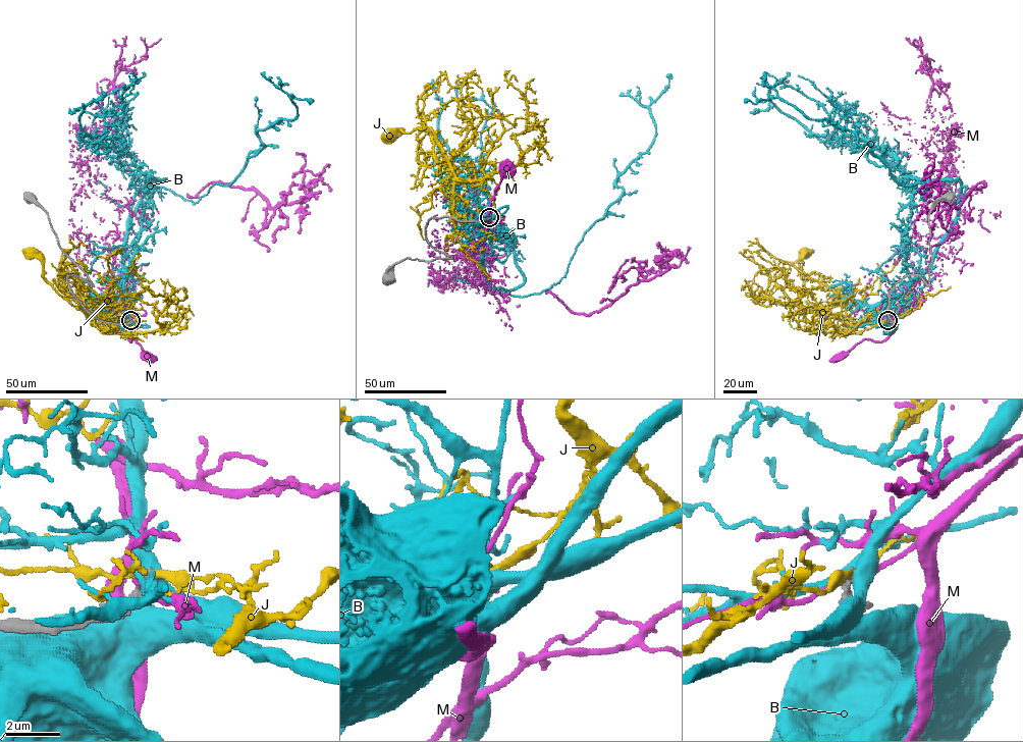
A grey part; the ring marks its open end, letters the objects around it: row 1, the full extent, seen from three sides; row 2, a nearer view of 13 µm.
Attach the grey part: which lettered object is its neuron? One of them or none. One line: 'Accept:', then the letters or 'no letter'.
Accept: no letter

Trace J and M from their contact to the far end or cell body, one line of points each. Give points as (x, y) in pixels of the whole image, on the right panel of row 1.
J: (887, 321), (892, 317), (849, 324), (801, 306), (798, 302), (803, 285), (799, 257), (804, 251)
M: (887, 321), (893, 321), (893, 329), (883, 340), (862, 339), (840, 356)

